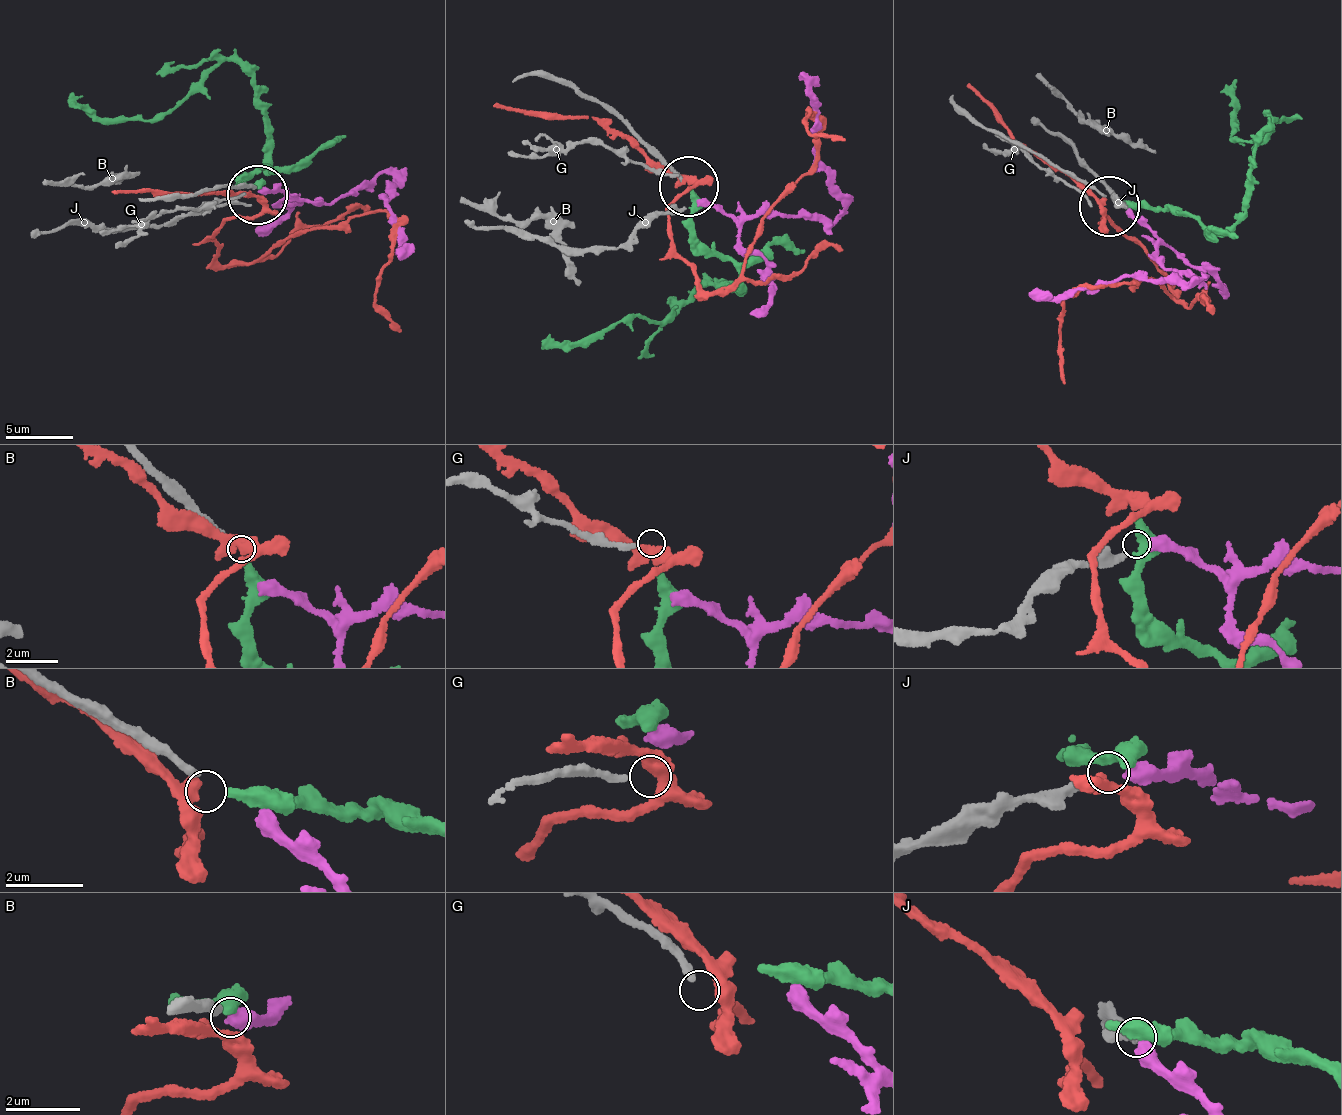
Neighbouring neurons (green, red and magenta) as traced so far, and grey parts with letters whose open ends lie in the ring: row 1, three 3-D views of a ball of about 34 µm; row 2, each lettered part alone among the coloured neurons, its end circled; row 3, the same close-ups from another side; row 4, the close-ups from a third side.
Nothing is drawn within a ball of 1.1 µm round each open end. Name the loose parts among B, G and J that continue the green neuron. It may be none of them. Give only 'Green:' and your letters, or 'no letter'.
Green: B

